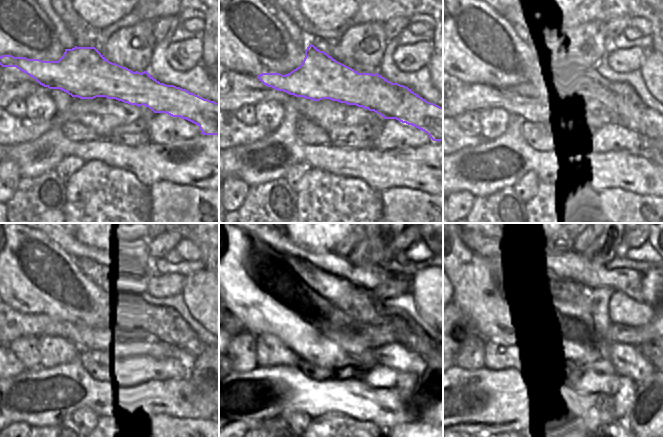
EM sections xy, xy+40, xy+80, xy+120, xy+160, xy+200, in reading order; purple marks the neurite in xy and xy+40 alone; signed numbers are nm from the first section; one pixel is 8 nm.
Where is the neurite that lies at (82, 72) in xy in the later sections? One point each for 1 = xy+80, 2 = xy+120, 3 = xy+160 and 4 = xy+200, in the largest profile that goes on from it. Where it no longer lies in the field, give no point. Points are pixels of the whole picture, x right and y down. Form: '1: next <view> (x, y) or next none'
1: next xy+80 (552, 82)
2: next xy+120 (166, 323)
3: next xy+160 (406, 333)
4: next xy+200 (640, 347)

